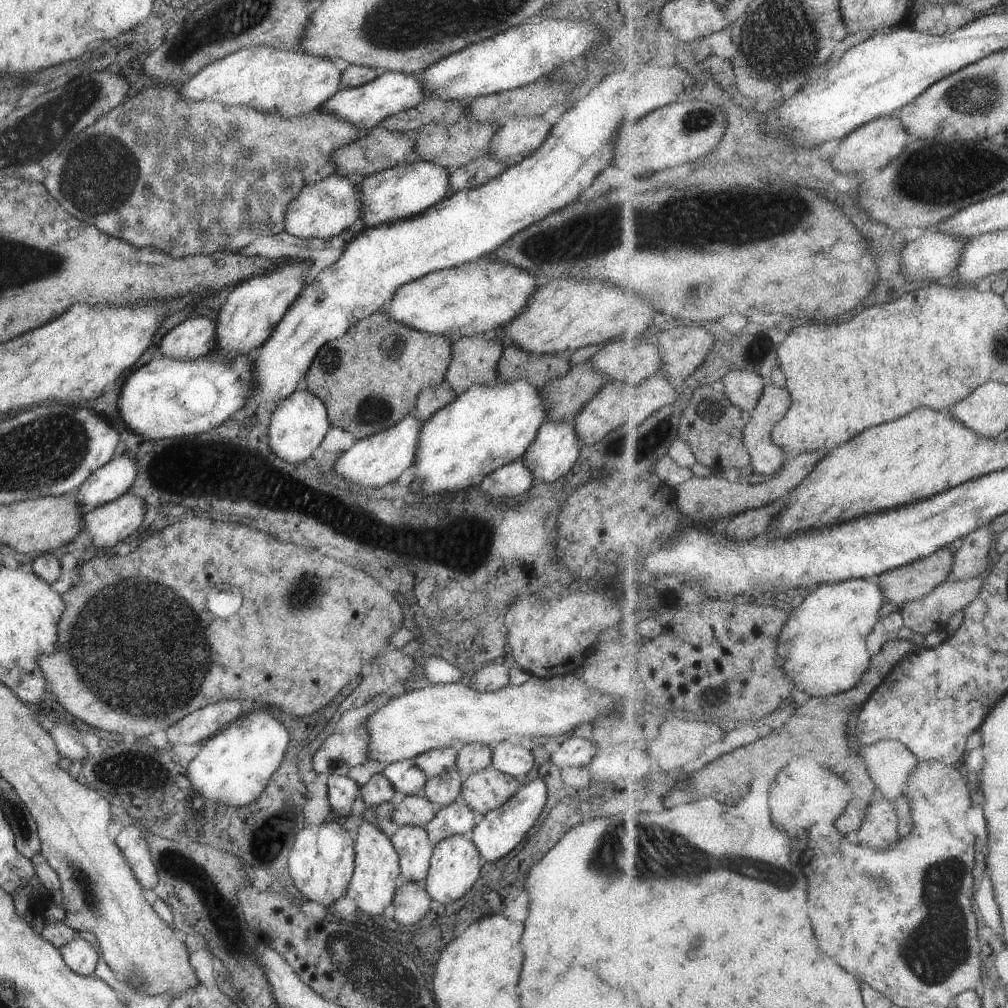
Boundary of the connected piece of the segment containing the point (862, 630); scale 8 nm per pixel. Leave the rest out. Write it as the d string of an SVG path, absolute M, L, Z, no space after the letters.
M873 577L870 579L853 579L837 584L824 584L819 586L815 592L808 594L801 604L795 606L795 610L791 612L791 620L787 622L787 626L783 628L782 635L779 636L779 664L783 666L783 670L787 672L787 676L793 680L795 687L800 689L801 692L805 692L810 698L811 697L831 697L832 695L842 694L847 690L852 690L863 680L863 676L866 675L867 670L871 667L871 654L869 654L869 648L865 646L867 642L867 636L873 632L875 624L878 621L882 621L879 618L879 612L881 612L881 606L886 603L886 593L883 592L882 586L878 584L878 578Z

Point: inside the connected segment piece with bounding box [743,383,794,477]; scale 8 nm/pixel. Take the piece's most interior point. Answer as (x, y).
(767, 457)

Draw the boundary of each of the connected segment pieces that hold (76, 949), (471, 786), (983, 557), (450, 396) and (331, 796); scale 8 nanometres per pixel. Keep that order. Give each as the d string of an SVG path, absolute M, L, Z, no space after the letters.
M78 934L69 942L61 944L58 952L61 954L65 966L77 972L79 976L90 976L94 972L98 955L95 948L83 938L79 938Z
M492 765L467 776L460 785L460 800L481 815L501 806L520 788L513 776L503 774Z
M981 527L963 540L955 555L954 571L949 576L950 582L983 577L989 566L991 544L996 543L997 536L991 528Z
M443 380L438 386L424 387L417 394L415 406L410 411L419 422L425 423L437 410L456 398L455 392Z
M329 775L326 779L327 800L337 816L348 817L358 797L359 784L347 776Z

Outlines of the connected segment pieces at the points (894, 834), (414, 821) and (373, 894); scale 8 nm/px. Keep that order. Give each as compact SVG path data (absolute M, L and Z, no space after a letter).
M879 794L876 795L856 834L861 846L875 852L894 849L902 839L895 801L891 802Z
M422 794L405 796L401 802L395 804L391 812L392 822L395 822L397 827L404 825L423 827L427 820L431 820L431 816L435 816L439 808Z
M363 822L357 828L354 840L354 862L346 896L355 902L356 908L369 915L380 915L392 903L395 880L400 874L398 855L391 840L370 822Z

